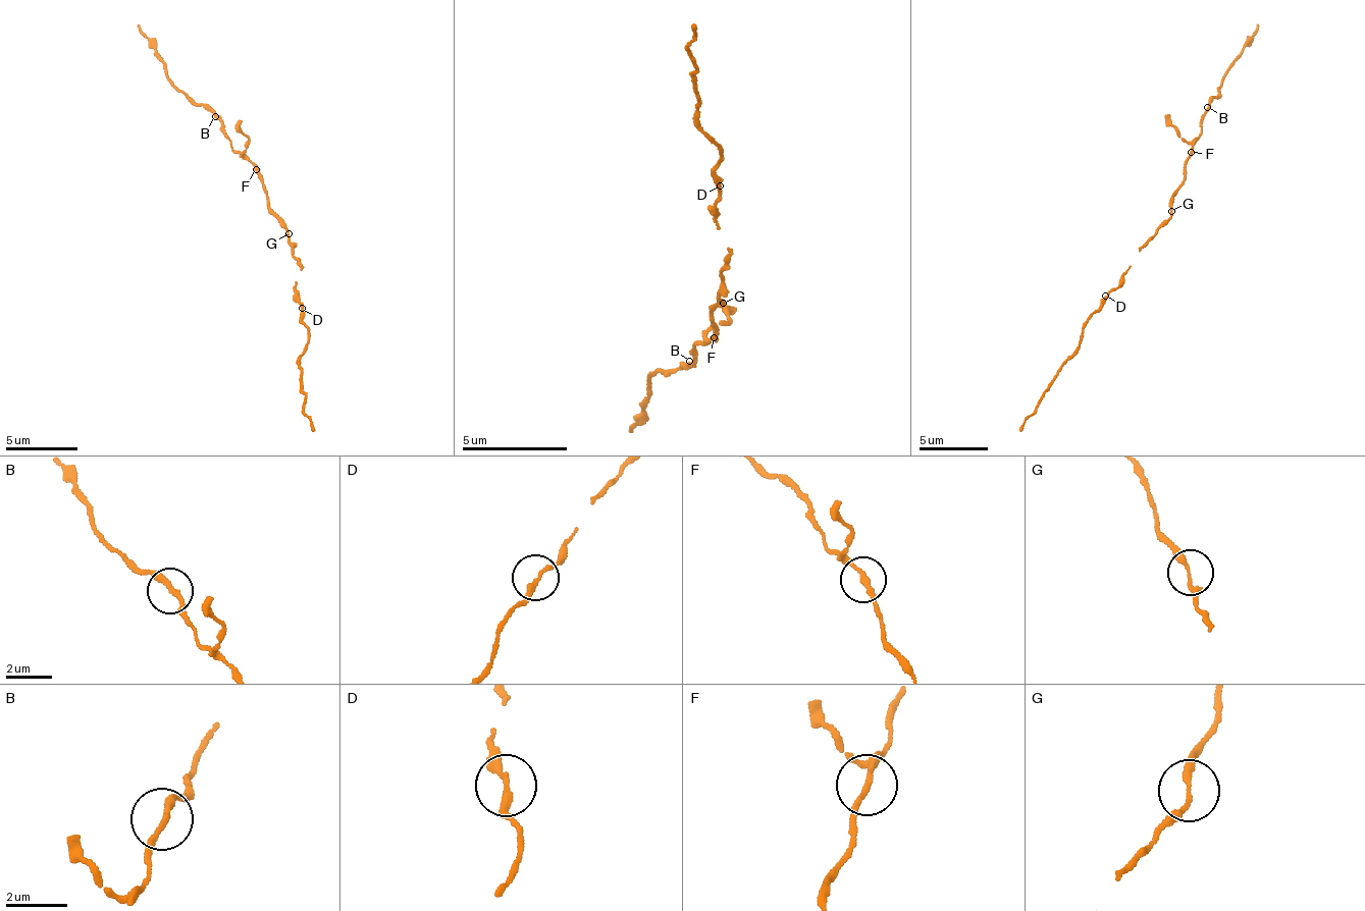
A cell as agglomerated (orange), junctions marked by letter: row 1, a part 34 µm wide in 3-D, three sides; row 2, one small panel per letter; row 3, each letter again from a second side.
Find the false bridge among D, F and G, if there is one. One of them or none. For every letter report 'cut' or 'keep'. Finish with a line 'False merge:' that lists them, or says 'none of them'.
D: keep
F: keep
G: keep
False merge: none of them

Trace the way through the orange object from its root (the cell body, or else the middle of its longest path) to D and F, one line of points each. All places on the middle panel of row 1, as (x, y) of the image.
D: (723, 303), (719, 301), (719, 292), (728, 249), (718, 222), (709, 213), (720, 185)
F: (723, 303), (724, 307), (719, 305), (711, 315), (716, 317), (715, 328), (721, 331), (713, 336)

